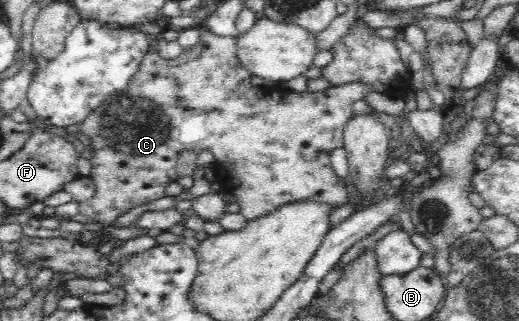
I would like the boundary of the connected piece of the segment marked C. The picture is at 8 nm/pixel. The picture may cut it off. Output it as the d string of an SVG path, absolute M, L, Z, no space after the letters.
M203 29L199 40L191 46L181 51L181 54L175 58L175 60L163 60L159 58L158 54L147 54L139 66L137 74L135 74L129 88L121 94L115 95L112 99L107 100L102 107L97 108L91 116L87 116L87 120L83 120L81 124L81 132L86 134L97 153L94 159L91 161L92 171L90 178L95 183L96 190L95 196L87 202L79 203L78 213L81 216L85 216L89 222L101 222L105 225L113 225L117 218L131 212L133 208L137 206L143 206L147 202L153 202L153 200L159 200L159 198L165 198L167 196L166 188L167 184L176 182L178 174L176 171L177 156L181 154L183 150L194 150L201 152L204 149L209 149L215 157L214 169L217 181L222 183L225 187L224 192L230 192L231 196L234 196L234 200L240 206L240 213L248 220L265 216L268 212L274 211L275 208L282 204L287 204L293 201L311 199L319 202L331 203L333 208L337 208L348 202L347 200L347 188L343 184L343 180L333 169L333 164L329 160L330 153L337 148L343 147L342 132L346 120L353 114L351 104L355 100L364 99L365 96L369 96L371 92L375 92L375 87L369 83L357 81L342 84L337 87L329 87L324 91L312 92L293 92L284 90L280 85L272 87L252 87L249 83L251 74L246 68L237 60L236 57L236 37L219 36L209 29Z

